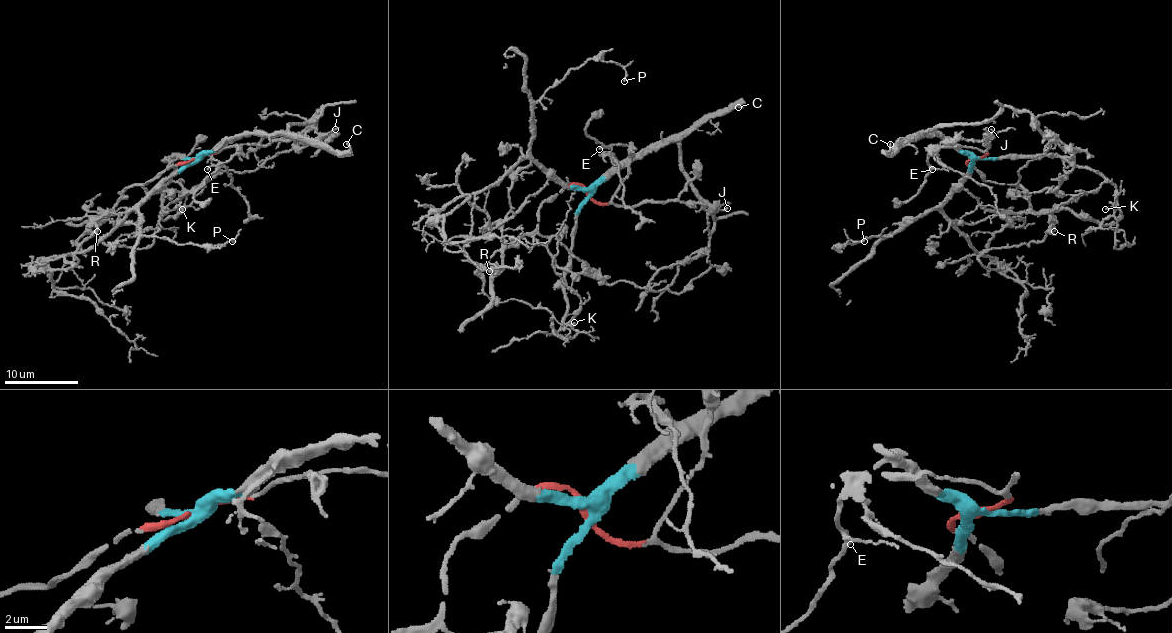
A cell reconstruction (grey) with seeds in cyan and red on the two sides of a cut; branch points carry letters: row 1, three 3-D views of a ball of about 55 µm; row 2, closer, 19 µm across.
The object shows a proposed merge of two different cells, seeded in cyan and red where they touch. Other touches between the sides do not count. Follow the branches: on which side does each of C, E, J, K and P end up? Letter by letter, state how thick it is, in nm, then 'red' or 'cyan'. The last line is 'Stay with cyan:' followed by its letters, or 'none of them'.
C: 140 nm thick; cyan
E: 120 nm thick; red
J: 130 nm thick; red
K: 110 nm thick; cyan
P: 110 nm thick; cyan
Stay with cyan: C, K, P

